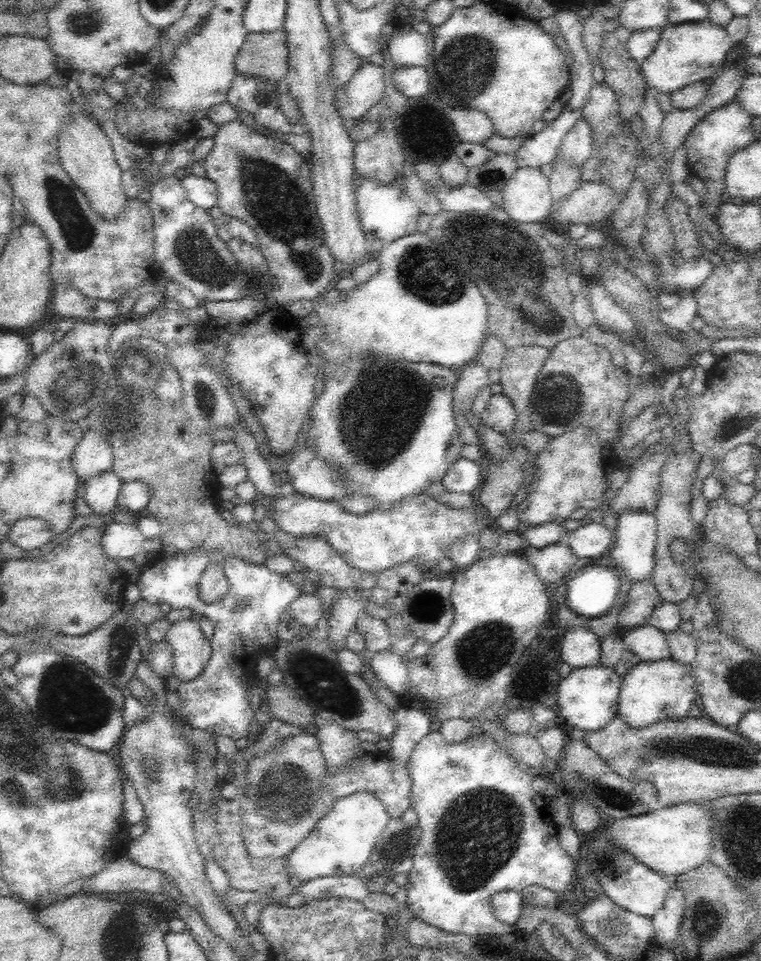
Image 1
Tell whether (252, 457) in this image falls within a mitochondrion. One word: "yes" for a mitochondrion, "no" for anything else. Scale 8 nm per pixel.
no

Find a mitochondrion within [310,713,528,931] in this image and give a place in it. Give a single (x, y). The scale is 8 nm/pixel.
(483, 831)

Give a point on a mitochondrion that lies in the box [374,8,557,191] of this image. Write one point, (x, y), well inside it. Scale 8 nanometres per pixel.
(470, 60)

